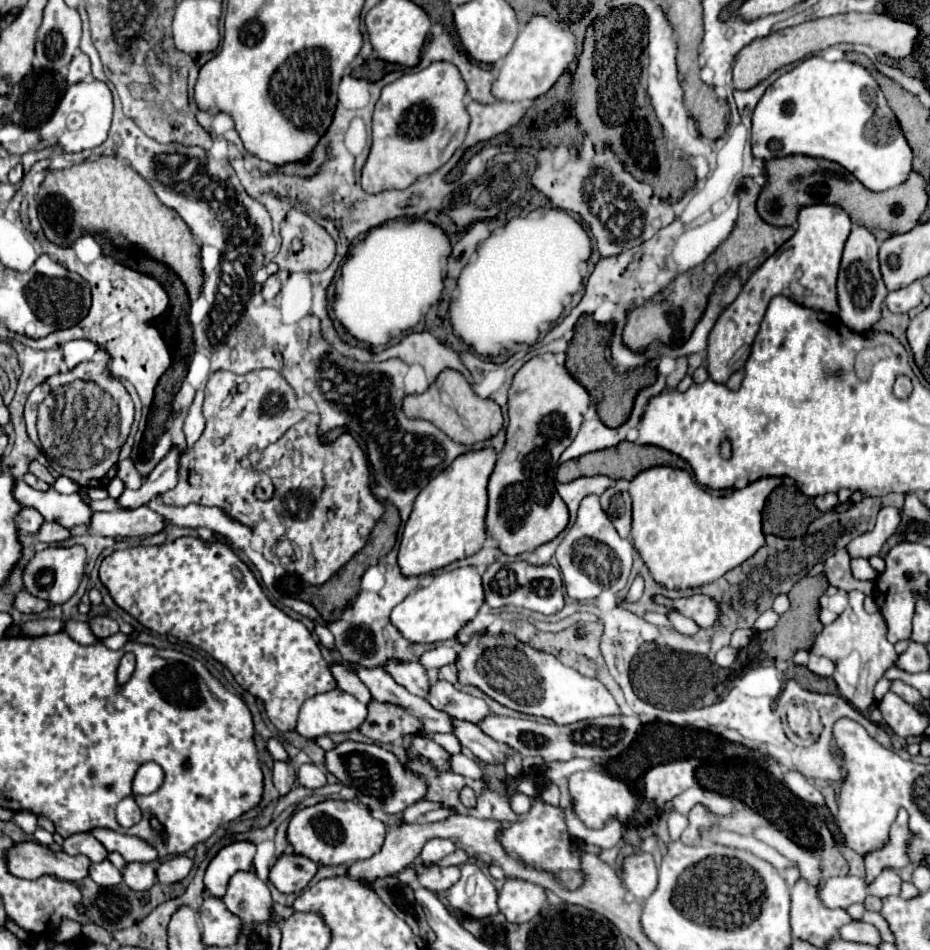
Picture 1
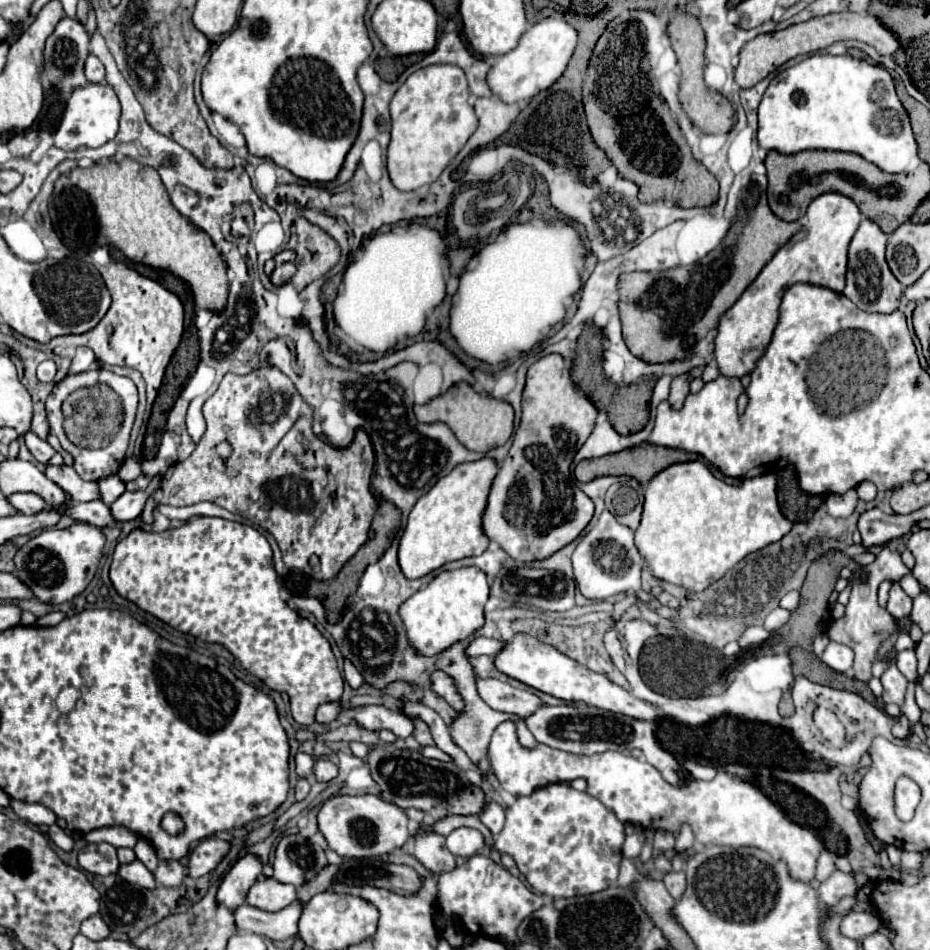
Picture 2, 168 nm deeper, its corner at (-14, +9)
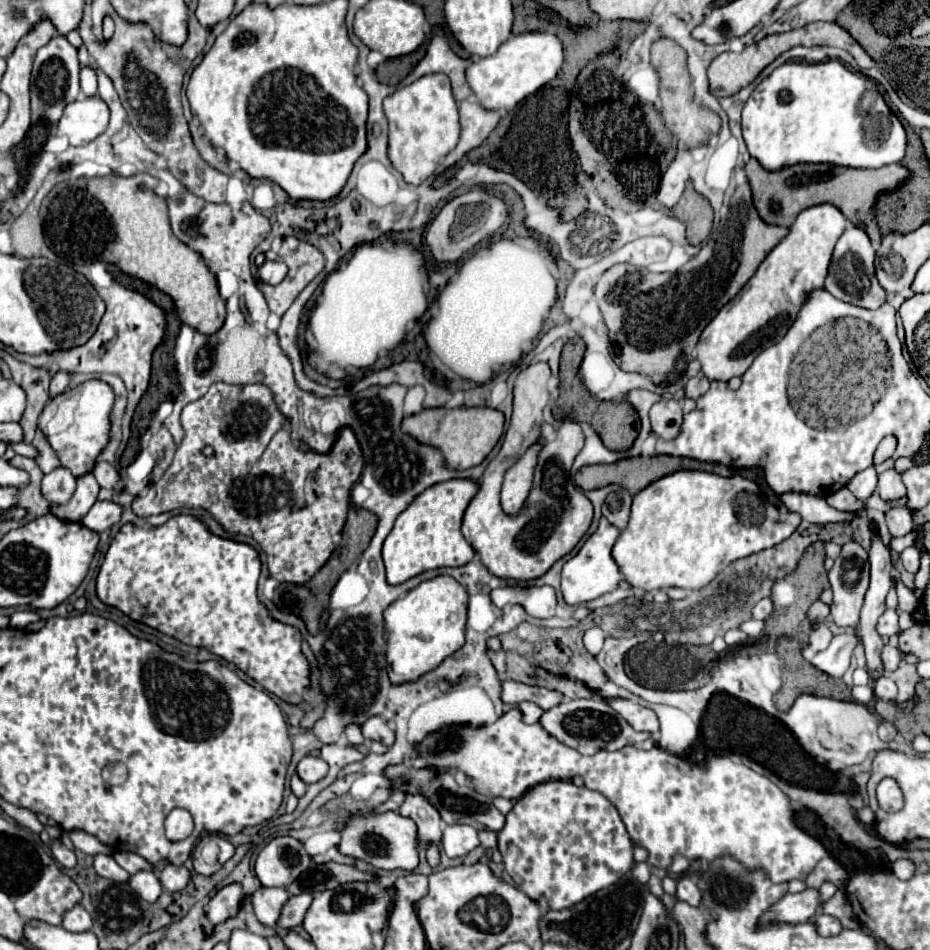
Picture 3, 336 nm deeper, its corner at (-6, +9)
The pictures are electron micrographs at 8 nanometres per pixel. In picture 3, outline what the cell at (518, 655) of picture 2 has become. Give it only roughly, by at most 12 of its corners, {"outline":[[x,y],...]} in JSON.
{"outline":[[606,699],[636,731],[658,733],[652,709],[628,699]]}

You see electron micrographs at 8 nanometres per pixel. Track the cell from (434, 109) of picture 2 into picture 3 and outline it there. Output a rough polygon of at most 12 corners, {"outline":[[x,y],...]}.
{"outline":[[442,73],[384,99],[388,157],[420,185],[460,137]]}

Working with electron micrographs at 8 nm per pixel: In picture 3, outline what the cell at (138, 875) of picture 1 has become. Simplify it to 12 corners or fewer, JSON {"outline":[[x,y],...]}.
{"outline":[[166,865],[160,883],[166,891],[182,891],[190,881],[184,865]]}

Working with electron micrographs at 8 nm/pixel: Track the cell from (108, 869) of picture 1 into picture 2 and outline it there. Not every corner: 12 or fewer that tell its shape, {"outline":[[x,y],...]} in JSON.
{"outline":[[134,859],[120,865],[118,875],[124,881],[154,889],[152,871]]}

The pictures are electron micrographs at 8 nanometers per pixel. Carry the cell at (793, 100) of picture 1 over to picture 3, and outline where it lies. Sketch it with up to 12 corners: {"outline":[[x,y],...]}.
{"outline":[[786,63],[742,137],[766,171],[884,167],[906,131],[876,81]]}

